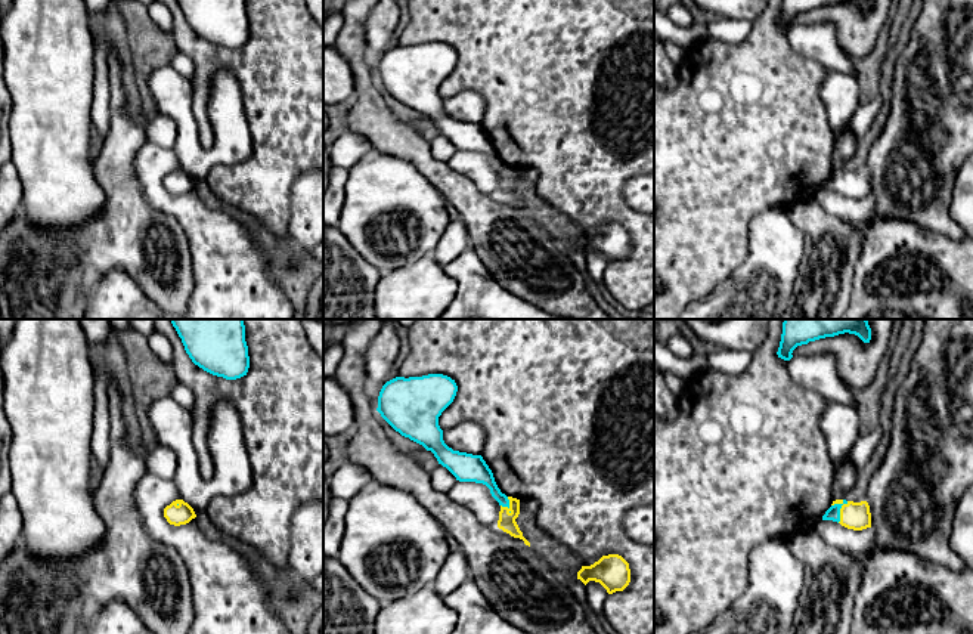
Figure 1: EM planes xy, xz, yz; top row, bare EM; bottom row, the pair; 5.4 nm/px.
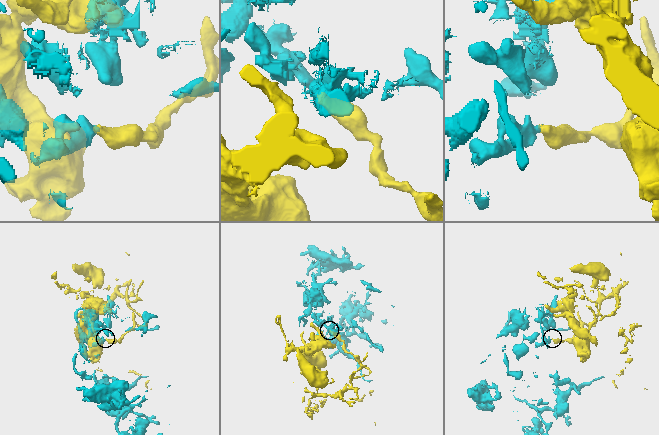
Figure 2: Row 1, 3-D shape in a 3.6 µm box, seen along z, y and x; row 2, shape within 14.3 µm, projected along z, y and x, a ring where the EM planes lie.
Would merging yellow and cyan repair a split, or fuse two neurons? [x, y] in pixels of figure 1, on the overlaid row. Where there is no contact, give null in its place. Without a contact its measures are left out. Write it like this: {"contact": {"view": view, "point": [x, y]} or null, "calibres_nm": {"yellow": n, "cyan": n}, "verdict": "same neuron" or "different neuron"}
{"contact": {"view": "yz", "point": [840, 512]}, "calibres_nm": {"yellow": 150, "cyan": 80}, "verdict": "different neuron"}

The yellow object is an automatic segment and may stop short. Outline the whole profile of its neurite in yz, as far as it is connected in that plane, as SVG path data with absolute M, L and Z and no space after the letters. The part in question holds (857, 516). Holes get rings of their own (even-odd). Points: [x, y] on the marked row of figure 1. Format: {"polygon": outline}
{"polygon": "M847 501L840 508L842 526L853 531L862 531L871 528L871 513L867 501L853 502Z"}

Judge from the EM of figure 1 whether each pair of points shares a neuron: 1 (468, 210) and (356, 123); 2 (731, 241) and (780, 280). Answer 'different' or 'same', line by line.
1: same
2: different

